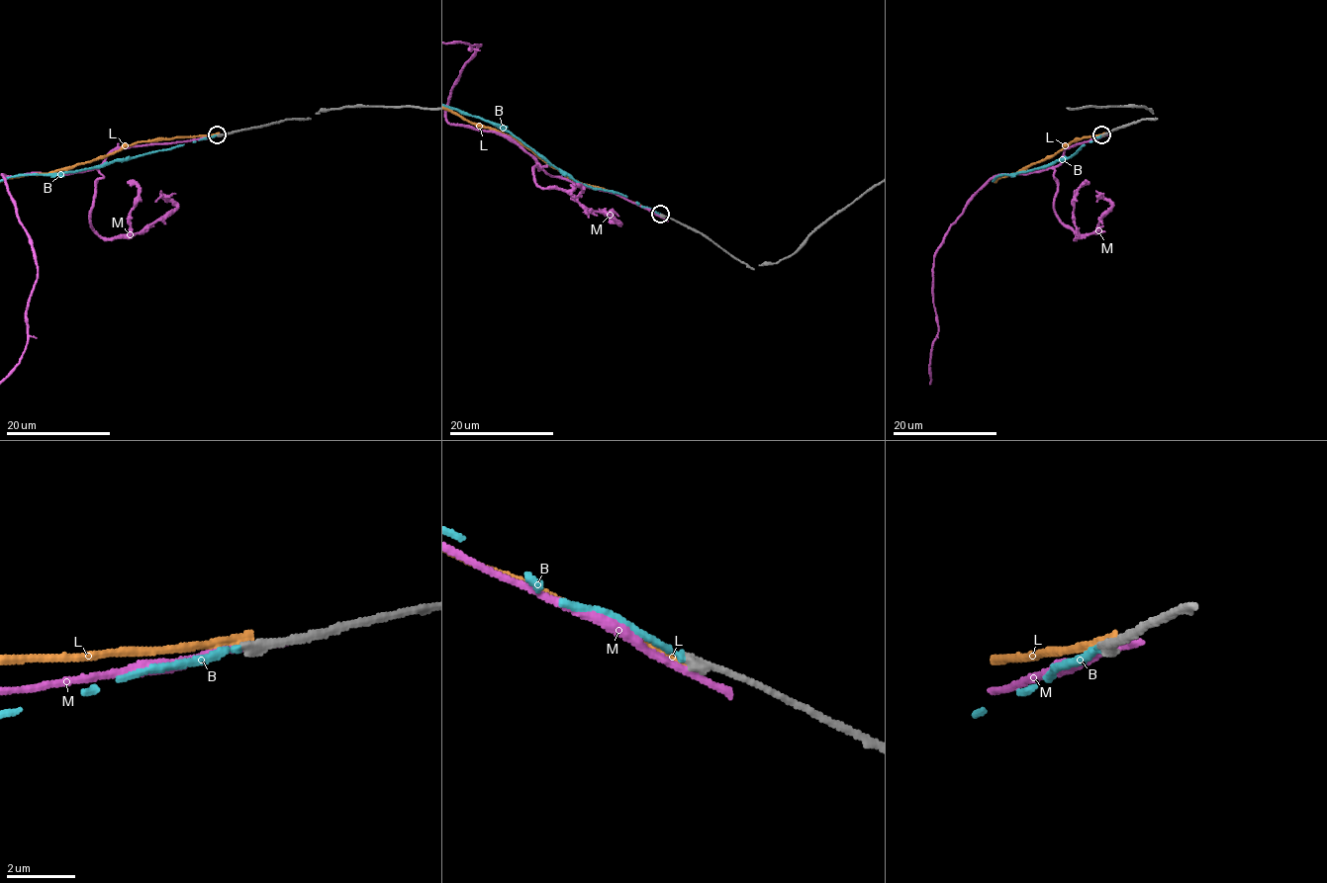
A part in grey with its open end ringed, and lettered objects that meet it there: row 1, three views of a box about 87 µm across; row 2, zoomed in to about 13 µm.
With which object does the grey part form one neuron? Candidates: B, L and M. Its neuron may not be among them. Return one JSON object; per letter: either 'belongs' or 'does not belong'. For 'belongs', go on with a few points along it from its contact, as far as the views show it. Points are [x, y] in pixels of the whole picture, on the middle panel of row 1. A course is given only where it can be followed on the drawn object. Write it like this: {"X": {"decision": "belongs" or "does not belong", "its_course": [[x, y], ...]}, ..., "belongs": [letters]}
{"B": {"decision": "belongs"}, "L": {"decision": "does not belong"}, "M": {"decision": "does not belong"}, "belongs": ["B"]}

